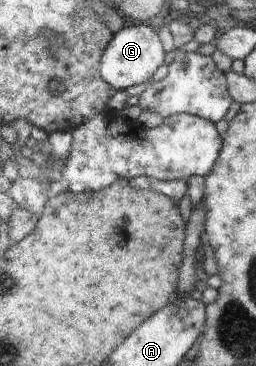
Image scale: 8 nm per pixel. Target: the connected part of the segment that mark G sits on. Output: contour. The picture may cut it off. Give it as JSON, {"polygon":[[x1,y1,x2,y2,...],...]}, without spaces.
{"polygon":[[127,22,104,49,100,59,99,70,103,79,117,90,125,90,128,86,142,84,154,76,154,72,164,62,164,48,158,34,144,24,134,25]]}

